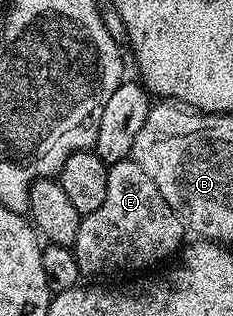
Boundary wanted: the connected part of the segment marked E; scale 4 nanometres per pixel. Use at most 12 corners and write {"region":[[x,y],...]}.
{"region":[[133,159],[108,168],[82,214],[80,274],[159,265],[185,222]]}

